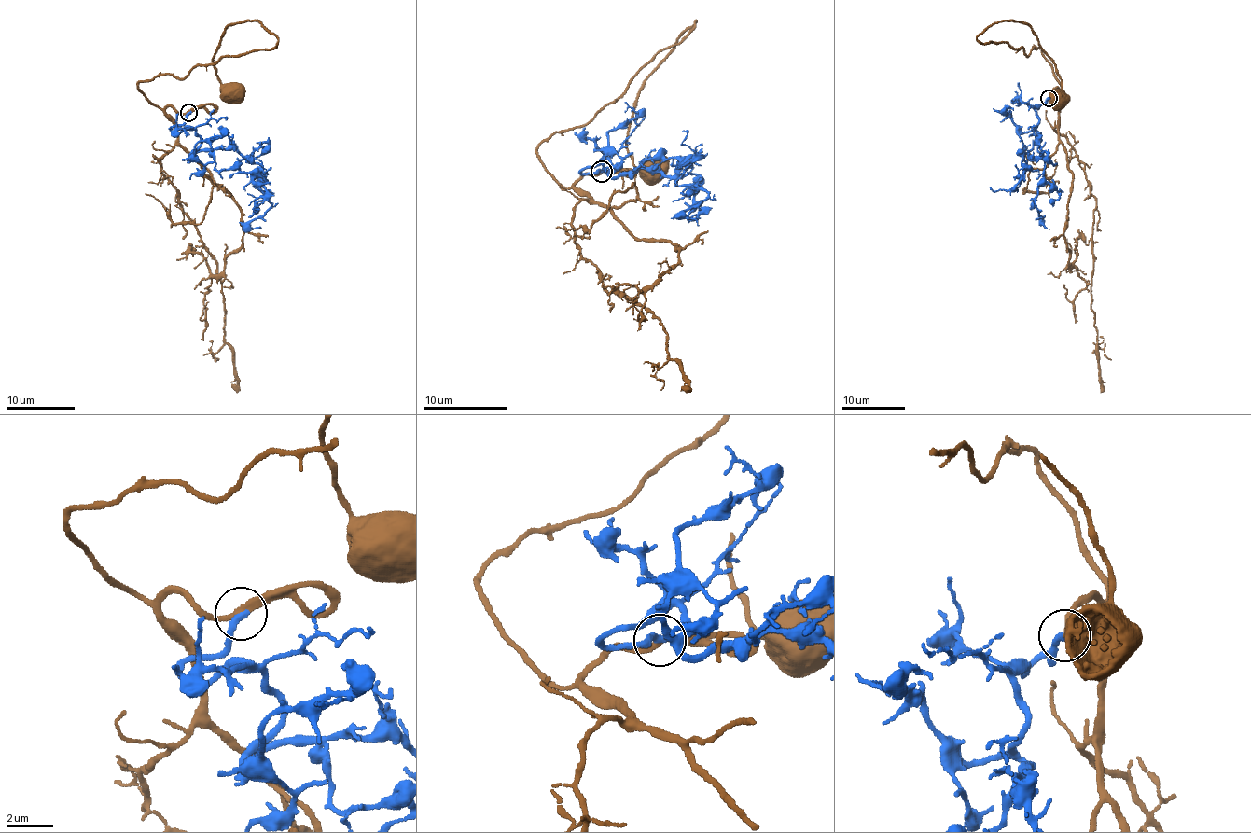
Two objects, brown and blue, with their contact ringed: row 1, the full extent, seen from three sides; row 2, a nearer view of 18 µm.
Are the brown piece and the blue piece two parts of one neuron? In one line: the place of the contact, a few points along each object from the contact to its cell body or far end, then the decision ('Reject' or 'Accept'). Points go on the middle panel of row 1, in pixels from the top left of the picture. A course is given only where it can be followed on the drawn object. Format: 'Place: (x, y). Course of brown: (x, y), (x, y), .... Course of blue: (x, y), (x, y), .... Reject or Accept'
Place: (602, 171). Course of brown: (602, 172), (566, 188), (536, 150), (588, 124), (696, 22), (638, 94), (630, 122), (635, 168), (657, 168). Course of blue: (602, 172), (582, 170), (607, 159), (618, 176), (657, 167), (694, 185), (707, 196), (684, 213), (699, 225). Accept

